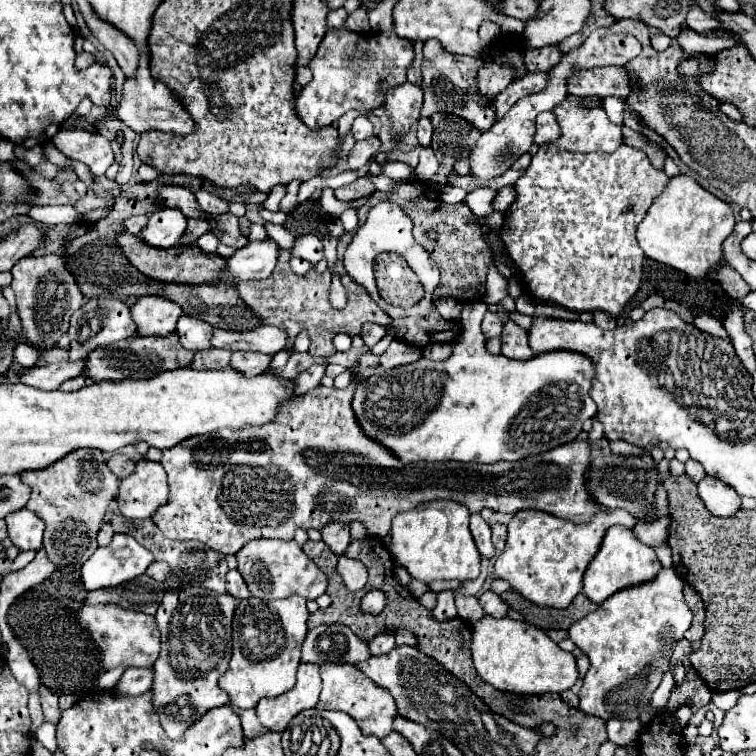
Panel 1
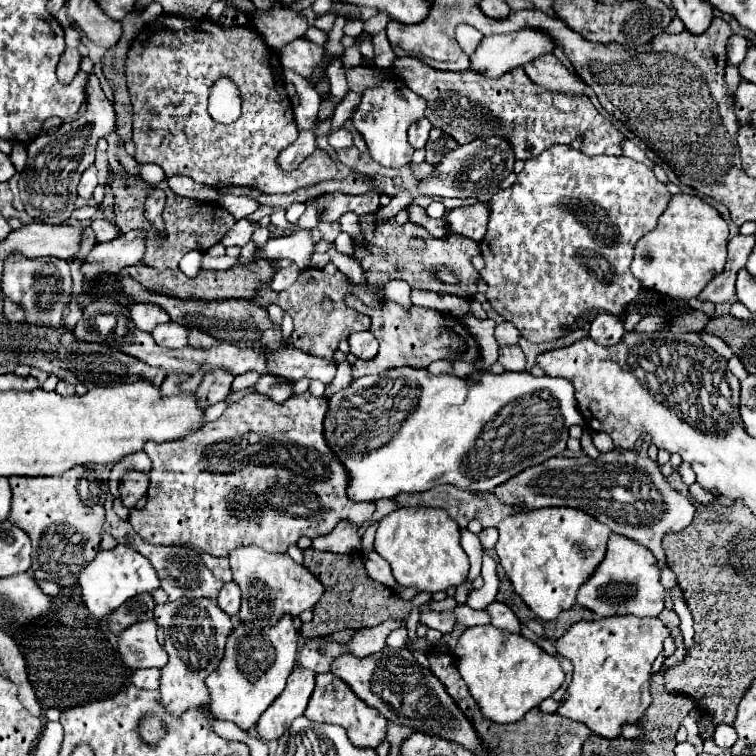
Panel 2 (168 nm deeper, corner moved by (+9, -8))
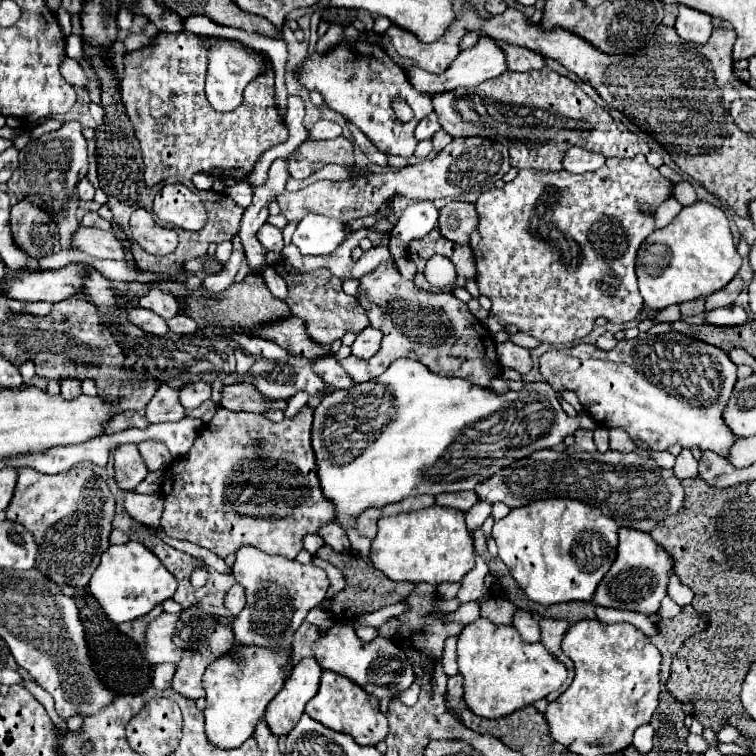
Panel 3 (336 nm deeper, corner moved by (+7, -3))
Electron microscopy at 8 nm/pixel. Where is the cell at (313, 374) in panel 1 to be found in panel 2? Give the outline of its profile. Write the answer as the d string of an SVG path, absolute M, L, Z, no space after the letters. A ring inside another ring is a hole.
M262 375L258 379L258 383L254 385L254 391L260 393L260 395L266 395L268 399L272 399L276 403L284 403L290 397L290 393L292 393L292 383L278 381L272 375Z

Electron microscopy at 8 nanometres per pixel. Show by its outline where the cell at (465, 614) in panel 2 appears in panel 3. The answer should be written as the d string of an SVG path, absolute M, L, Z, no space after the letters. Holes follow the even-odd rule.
M490 598L480 606L480 616L488 618L494 624L512 624L512 614L514 614L514 604L502 598Z

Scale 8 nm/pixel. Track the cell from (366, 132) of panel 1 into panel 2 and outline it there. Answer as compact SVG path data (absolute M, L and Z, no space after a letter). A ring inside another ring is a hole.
M336 129L328 135L328 143L334 149L344 149L344 147L352 145L352 135L346 129Z

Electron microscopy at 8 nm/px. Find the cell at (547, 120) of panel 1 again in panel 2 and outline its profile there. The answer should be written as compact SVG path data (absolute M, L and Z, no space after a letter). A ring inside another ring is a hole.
M400 57L394 61L392 69L416 95L426 99L426 119L460 145L476 137L504 135L514 149L514 157L518 161L528 161L552 145L570 145L576 137L584 137L580 149L590 157L622 155L620 143L626 135L620 133L612 121L602 117L586 95L540 89L528 79L522 67L512 69L500 79L488 79L474 71L436 71L414 57Z

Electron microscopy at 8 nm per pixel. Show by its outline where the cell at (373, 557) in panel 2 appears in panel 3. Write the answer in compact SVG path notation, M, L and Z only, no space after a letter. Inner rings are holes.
M398 358L396 362L392 362L388 366L388 370L368 382L356 384L354 388L348 390L334 390L328 396L322 398L322 402L318 404L318 408L314 408L314 426L312 426L312 444L314 444L314 452L318 456L318 478L324 490L324 496L330 498L336 506L336 520L342 524L342 528L346 530L350 544L352 544L352 552L356 552L358 556L362 556L364 560L370 558L370 540L360 536L358 530L354 528L354 518L366 510L366 508L382 508L384 504L390 502L398 502L410 496L418 496L418 494L442 494L442 492L460 492L460 490L474 490L478 484L482 484L484 480L488 480L490 476L494 476L496 472L500 472L502 468L510 466L512 462L520 460L520 458L528 458L532 456L532 452L540 452L546 448L554 448L558 444L564 442L564 438L568 434L574 434L576 430L586 428L586 430L594 430L596 424L576 424L574 418L570 418L560 404L560 396L558 392L548 384L548 382L524 382L522 390L508 390L504 394L490 390L490 388L482 388L476 384L470 384L464 378L446 378L440 374L430 372L424 364L420 364L418 360L410 360L410 358Z

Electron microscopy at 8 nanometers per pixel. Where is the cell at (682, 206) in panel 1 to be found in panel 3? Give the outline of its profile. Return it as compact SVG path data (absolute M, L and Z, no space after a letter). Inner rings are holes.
M698 200L690 206L684 206L680 210L680 214L668 226L654 230L642 242L638 256L636 256L638 288L640 288L640 294L642 294L644 304L648 308L662 310L670 304L682 304L682 302L688 302L688 300L694 300L700 296L710 296L712 292L724 288L736 276L740 264L742 264L742 258L738 256L738 252L734 248L726 214L718 206L712 206L708 202Z

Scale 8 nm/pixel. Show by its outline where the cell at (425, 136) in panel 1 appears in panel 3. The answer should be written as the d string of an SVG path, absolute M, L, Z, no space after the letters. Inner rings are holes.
M432 112L432 114L428 114L426 118L422 118L422 120L418 122L418 126L416 126L416 130L414 130L414 136L416 136L416 140L430 140L430 138L434 136L434 132L438 132L438 130L440 130L438 118L436 118L436 114Z

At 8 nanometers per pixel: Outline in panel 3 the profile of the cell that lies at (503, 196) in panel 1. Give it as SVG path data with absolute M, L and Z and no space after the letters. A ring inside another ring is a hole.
M450 202L440 210L438 228L442 236L454 240L458 244L468 244L470 234L478 230L480 218L474 204L468 202Z

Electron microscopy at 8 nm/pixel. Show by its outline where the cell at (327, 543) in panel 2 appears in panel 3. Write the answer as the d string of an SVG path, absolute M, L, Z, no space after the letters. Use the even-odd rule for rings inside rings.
M368 508L366 512L362 512L362 516L356 518L358 532L372 540L376 536L376 522L378 522L378 518L380 518L380 508Z

